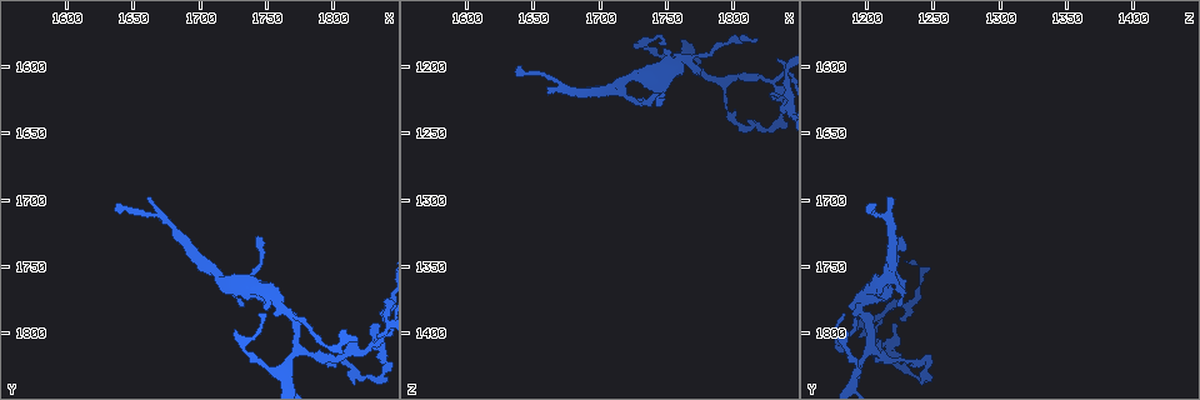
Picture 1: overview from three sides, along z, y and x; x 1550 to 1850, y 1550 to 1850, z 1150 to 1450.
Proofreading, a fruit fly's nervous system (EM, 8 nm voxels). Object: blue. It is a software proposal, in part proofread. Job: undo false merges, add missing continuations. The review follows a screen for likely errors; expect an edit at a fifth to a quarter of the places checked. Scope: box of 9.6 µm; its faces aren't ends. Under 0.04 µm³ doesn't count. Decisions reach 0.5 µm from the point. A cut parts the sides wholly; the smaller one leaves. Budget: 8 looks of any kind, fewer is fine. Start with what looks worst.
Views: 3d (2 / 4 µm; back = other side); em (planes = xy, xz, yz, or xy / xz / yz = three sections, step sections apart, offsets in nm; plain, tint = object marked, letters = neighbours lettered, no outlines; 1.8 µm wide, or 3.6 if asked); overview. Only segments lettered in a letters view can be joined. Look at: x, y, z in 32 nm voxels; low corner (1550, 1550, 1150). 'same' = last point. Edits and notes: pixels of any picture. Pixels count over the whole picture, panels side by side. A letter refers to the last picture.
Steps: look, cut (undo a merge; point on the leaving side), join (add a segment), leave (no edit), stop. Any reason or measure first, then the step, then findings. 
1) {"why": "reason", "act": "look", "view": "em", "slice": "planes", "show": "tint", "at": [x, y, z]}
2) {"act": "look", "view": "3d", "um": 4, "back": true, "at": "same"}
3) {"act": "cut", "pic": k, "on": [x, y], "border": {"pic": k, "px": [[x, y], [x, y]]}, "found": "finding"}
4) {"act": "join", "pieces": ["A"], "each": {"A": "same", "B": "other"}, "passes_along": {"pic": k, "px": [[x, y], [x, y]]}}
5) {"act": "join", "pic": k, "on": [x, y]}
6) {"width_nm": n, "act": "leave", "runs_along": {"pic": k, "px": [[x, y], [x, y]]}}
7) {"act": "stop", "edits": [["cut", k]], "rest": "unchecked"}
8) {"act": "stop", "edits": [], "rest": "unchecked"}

{"why": "abrupt turn", "act": "look", "view": "em", "slice": "xz", "step": 4, "show": "tint", "at": [1832, 1808, 1212]}

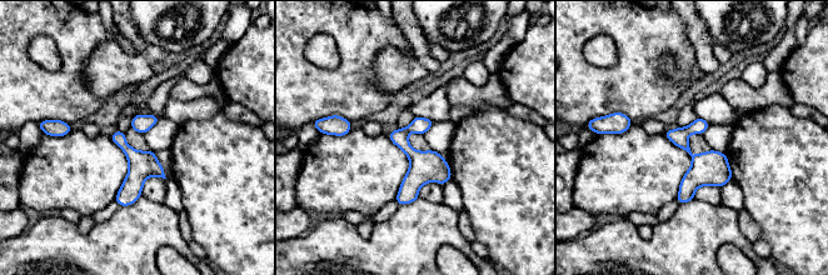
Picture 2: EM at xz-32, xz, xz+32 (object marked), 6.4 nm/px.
{"act": "look", "view": "em", "slice": "planes", "show": "tint", "at": "same"}

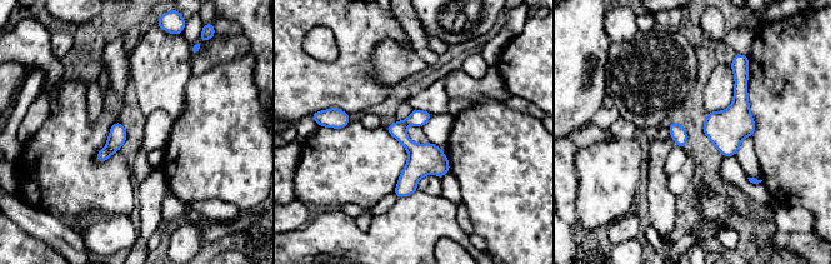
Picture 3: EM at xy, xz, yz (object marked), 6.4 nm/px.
{"act": "look", "view": "em", "slice": "planes", "show": "letters", "at": "same"}

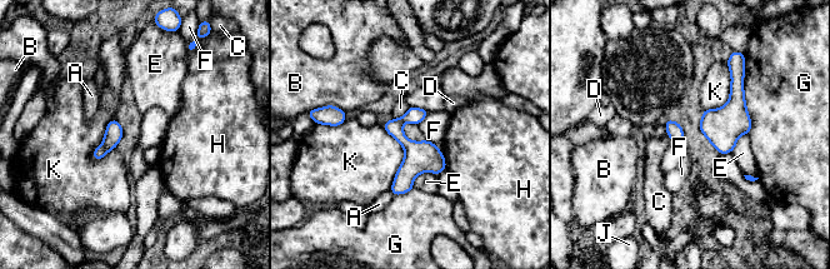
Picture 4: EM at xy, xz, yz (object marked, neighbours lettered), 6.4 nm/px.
{"act": "leave", "each": {"A": "other", "B": "other", "C": "other", "D": "other", "E": "other", "F": "other", "G": "other", "H": "other", "J": "other", "K": "other"}, "border": {"pic": 4, "px": [[429, 113], [418, 124]]}, "found": "continuous, no second cell"}

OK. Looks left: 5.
{"why": "sudden change in width", "act": "look", "view": "3d", "um": 2, "at": [1758, 1778, 1192]}

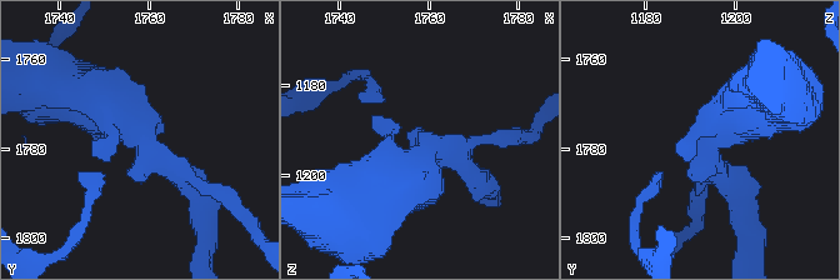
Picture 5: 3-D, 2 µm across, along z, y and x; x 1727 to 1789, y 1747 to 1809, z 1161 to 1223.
{"why": "shape alone is not enough", "act": "look", "view": "em", "slice": "planes", "show": "letters", "at": [1759, 1779, 1194]}

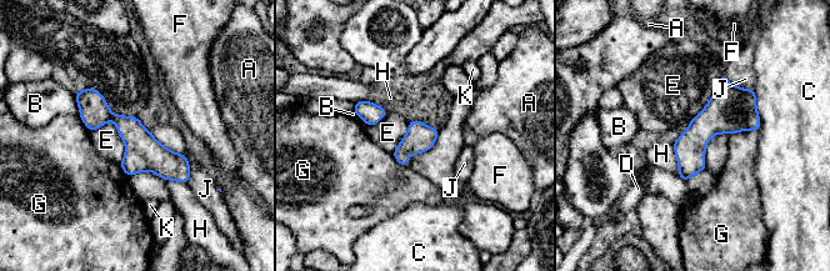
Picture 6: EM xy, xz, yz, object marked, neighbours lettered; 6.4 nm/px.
{"longest_contact_nm": ["E", 300], "act": "leave", "each": {"A": "other", "B": "other", "C": "other", "D": "other", "E": "other", "F": "other", "G": "other", "H": "other", "J": "other", "K": "other"}, "runs_along": {"pic": 6, "px": [[79, 96], [185, 177]]}, "found": "continuous, no second cell"}

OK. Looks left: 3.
{"act": "look", "view": "3d", "um": 2, "at": [1638, 1710, 1200]}

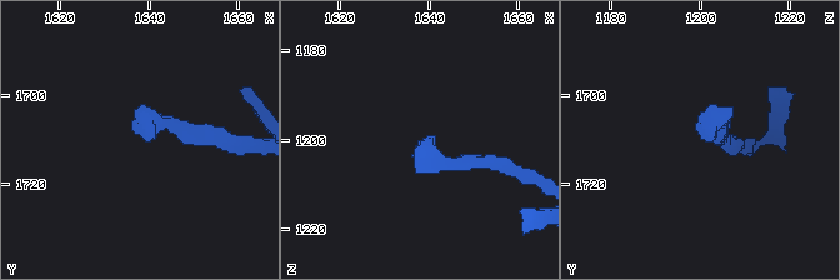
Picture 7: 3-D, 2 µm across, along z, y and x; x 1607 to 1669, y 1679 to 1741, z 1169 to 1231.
{"act": "look", "view": "em", "slice": "planes", "show": "letters", "at": [1640, 1709, 1200]}

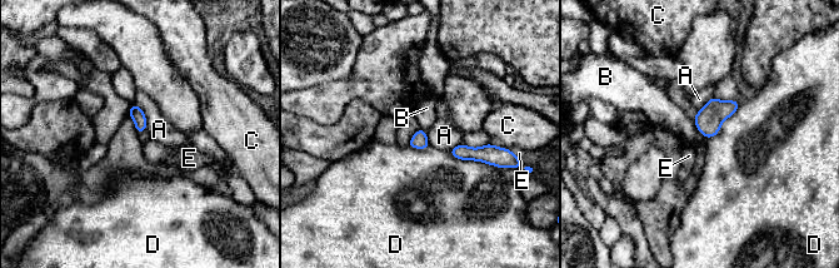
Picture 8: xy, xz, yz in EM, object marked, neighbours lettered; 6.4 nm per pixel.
{"width_nm": 90, "longest_contact_nm": ["D", 340], "act": "leave", "each": {"A": "other", "B": "other", "C": "other", "D": "other", "E": "other"}, "found": "none of them fits"}

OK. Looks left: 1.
{"act": "stop", "edits": [], "rest": "unchecked"}

